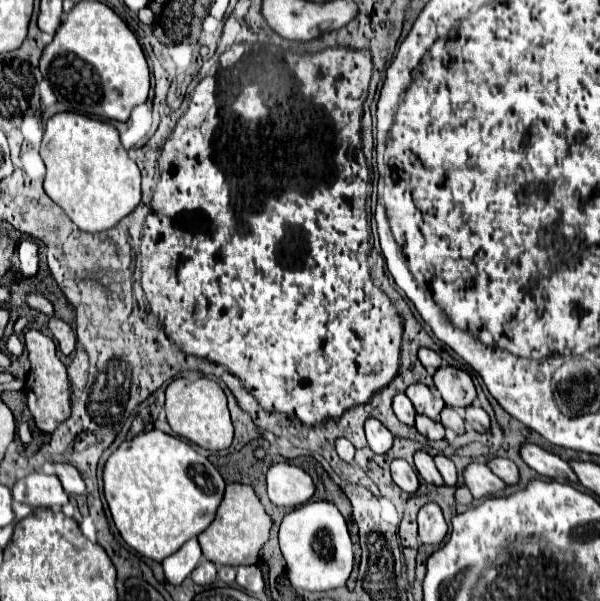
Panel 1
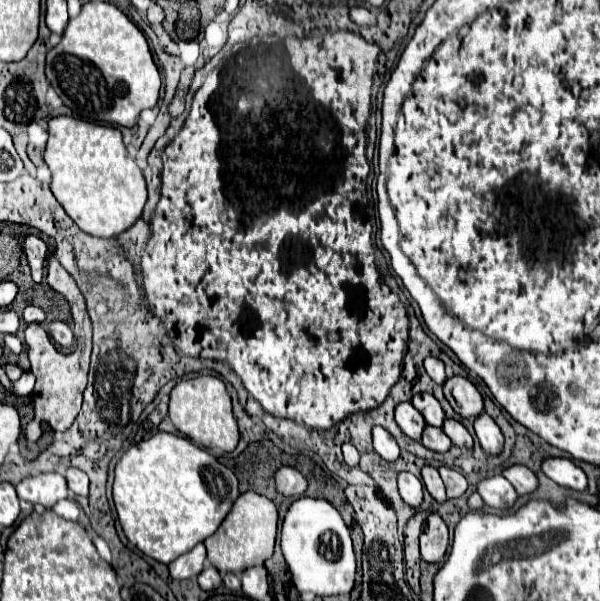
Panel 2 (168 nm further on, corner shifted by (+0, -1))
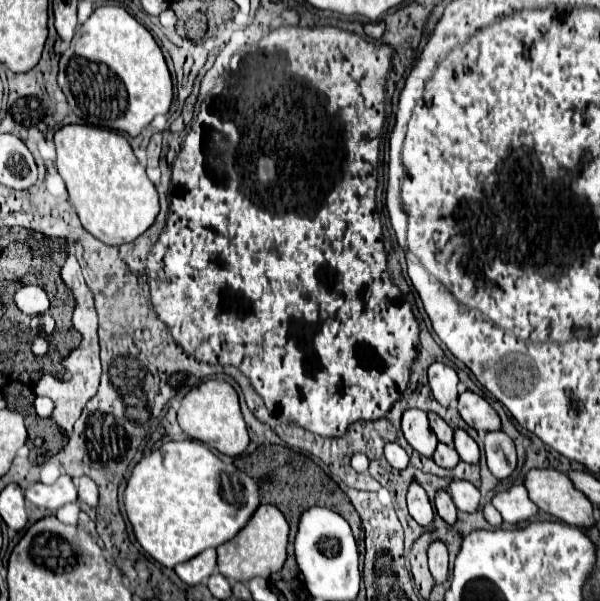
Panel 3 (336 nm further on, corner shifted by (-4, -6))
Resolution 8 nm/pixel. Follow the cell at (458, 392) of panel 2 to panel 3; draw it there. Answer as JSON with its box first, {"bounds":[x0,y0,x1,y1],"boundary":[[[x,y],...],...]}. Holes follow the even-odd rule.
{"bounds":[457,390,501,430],"boundary":[[[465,390],[459,394],[459,404],[457,410],[461,414],[461,418],[475,430],[499,430],[501,428],[501,420],[497,416],[497,412],[475,392]]]}

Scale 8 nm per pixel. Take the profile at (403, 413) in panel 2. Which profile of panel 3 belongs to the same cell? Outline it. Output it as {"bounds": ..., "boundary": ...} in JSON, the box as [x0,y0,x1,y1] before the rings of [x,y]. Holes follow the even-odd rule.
{"bounds":[401,408,437,456],"boundary":[[[411,408],[405,410],[403,420],[401,420],[401,428],[403,428],[403,436],[405,440],[423,456],[433,456],[433,450],[437,446],[437,436],[433,434],[429,422],[427,422],[427,414],[419,408]]]}

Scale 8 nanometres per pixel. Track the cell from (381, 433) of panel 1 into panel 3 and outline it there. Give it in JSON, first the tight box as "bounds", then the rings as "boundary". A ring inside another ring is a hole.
{"bounds":[385,442,409,470],"boundary":[[[387,442],[385,444],[385,458],[387,462],[397,468],[397,470],[403,470],[407,464],[409,464],[409,456],[407,452],[397,444],[397,442]]]}

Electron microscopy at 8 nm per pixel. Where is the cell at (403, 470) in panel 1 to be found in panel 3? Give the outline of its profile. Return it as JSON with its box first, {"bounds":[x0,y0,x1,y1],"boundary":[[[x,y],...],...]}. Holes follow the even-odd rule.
{"bounds":[407,482,433,526],"boundary":[[[411,482],[411,486],[409,486],[407,506],[409,506],[409,514],[411,514],[421,526],[429,526],[429,524],[433,522],[433,506],[431,506],[425,490],[423,490],[417,482]]]}

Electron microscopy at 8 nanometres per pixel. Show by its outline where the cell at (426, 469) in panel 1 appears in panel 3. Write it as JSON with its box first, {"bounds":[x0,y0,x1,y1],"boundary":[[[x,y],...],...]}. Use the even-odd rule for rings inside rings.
{"bounds":[435,490,457,524],"boundary":[[[437,490],[437,494],[435,494],[435,508],[437,508],[439,516],[447,524],[453,524],[457,520],[457,508],[455,508],[451,496],[447,494],[447,490]]]}

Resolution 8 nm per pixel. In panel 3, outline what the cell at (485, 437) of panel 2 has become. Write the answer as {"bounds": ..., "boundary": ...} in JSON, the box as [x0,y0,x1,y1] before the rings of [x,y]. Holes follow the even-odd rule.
{"bounds":[485,432,517,478],"boundary":[[[487,432],[485,434],[485,454],[487,454],[487,466],[497,478],[507,478],[515,466],[517,466],[517,454],[513,440],[503,432]]]}

